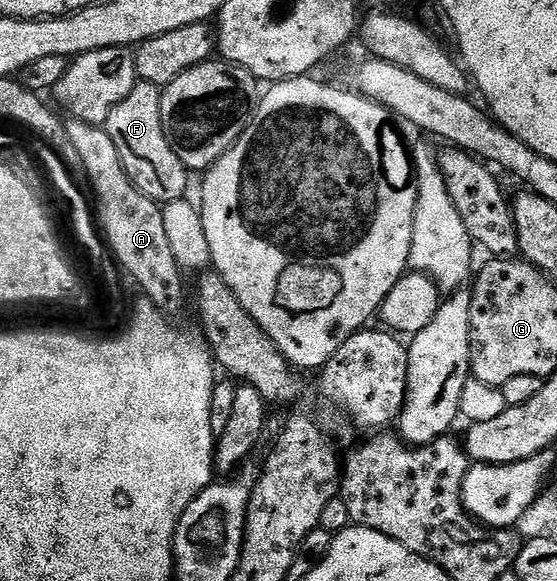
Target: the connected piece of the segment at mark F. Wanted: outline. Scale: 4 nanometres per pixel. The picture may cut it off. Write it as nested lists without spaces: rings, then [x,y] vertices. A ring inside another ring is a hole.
[[[141,80],[135,82],[132,92],[112,108],[108,116],[105,129],[108,136],[112,136],[112,144],[116,144],[116,152],[120,152],[120,160],[128,172],[130,179],[152,201],[165,204],[175,202],[183,197],[186,190],[186,165],[172,152],[172,144],[168,144],[160,104],[162,103],[162,90],[150,82]]]

